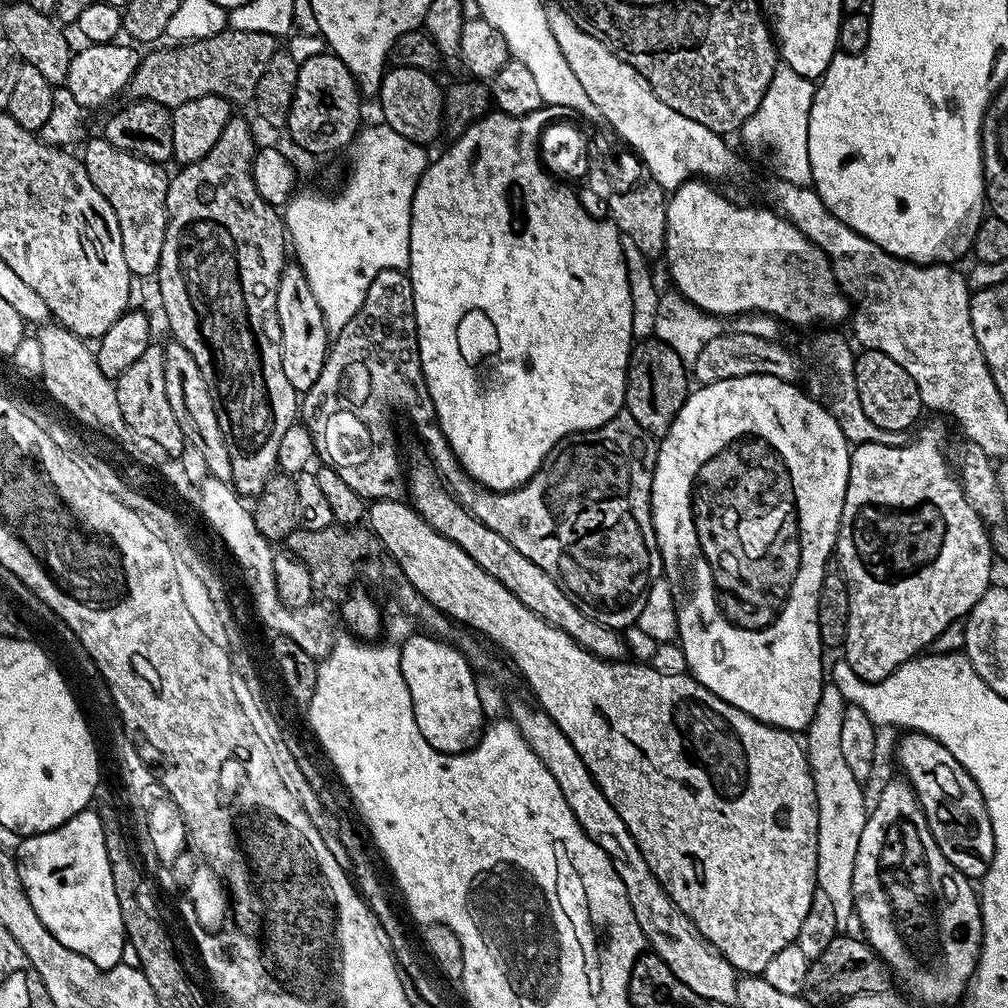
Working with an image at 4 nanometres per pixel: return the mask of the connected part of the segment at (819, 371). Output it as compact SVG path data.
M820 330L817 332L820 333L813 338L812 345L808 348L809 358L816 363L816 381L813 382L812 388L810 387L810 395L831 414L834 422L838 422L838 426L842 430L844 437L848 439L849 445L897 443L897 433L887 432L878 426L874 426L874 422L870 422L870 418L866 418L866 414L862 410L862 402L858 398L858 390L856 389L856 378L850 371L856 367L856 356L854 351L852 352L853 345L850 343L849 337L847 335L844 337L840 330Z

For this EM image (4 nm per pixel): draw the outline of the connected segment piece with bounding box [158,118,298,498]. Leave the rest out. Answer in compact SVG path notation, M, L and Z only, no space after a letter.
M233 118L226 122L226 130L214 142L210 154L193 164L183 165L180 173L174 175L168 182L166 194L166 210L168 211L168 225L166 226L166 242L162 246L162 258L160 259L160 304L168 315L168 328L172 331L171 339L177 344L186 346L198 362L198 370L202 370L202 378L206 378L206 386L214 398L214 406L218 414L218 426L222 426L222 434L226 438L226 446L230 454L230 470L232 471L231 485L237 493L244 498L255 498L267 482L269 476L277 471L278 448L281 445L282 436L292 424L298 420L298 394L294 386L290 386L286 378L286 370L282 370L282 326L278 322L278 282L282 278L282 270L286 267L284 260L284 248L286 252L286 229L284 217L273 205L268 204L258 194L252 177L252 163L258 151L258 143L252 137L248 124L240 118Z

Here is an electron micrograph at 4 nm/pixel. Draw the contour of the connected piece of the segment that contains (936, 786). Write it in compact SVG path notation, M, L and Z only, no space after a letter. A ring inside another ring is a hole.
M909 730L901 736L904 737L896 744L896 760L900 763L901 770L904 771L903 779L911 786L912 793L916 795L916 800L920 803L920 809L924 811L928 829L938 850L942 850L945 858L969 880L983 881L990 862L994 858L996 847L994 846L994 830L990 826L990 814L986 810L986 802L982 798L980 787L976 785L974 778L970 778L970 774L958 762L958 758L954 758L954 754L950 754L950 750L942 746L942 742L921 732Z

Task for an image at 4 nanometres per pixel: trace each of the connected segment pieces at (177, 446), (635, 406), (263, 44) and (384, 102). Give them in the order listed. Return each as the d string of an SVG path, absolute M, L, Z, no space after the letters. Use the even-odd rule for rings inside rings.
M151 342L114 383L118 407L122 409L122 418L126 418L126 426L130 426L134 434L142 434L142 438L150 438L157 446L162 446L169 458L179 458L184 452L186 441L174 410L170 410L170 398L166 398L165 366L164 344Z
M655 338L637 339L628 356L628 373L624 391L624 408L653 438L663 437L668 427L674 422L678 410L682 410L685 398L690 391L690 372L662 341Z
M228 28L225 31L214 34L212 37L206 37L204 40L189 40L181 43L179 46L170 46L174 48L160 48L157 52L152 52L143 57L140 61L140 65L137 66L136 73L130 78L128 87L126 89L127 95L132 100L149 100L150 102L158 102L162 106L166 106L168 109L174 109L178 106L182 106L182 102L194 102L194 98L206 98L207 96L217 96L218 98L226 98L234 106L240 106L247 102L255 101L256 91L258 90L258 82L262 78L262 73L270 66L270 58L274 58L274 54L278 50L277 37L270 34L262 34L261 32L255 32L254 30L234 30Z
M392 66L380 79L380 112L383 123L389 124L402 138L410 138L415 144L431 145L430 142L442 132L444 115L444 93L436 85L437 77L430 72Z

